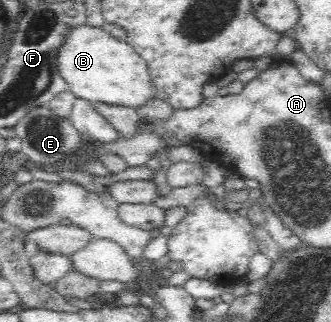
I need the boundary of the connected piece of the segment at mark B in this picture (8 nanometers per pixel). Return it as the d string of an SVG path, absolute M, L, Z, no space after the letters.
M87 23L68 27L56 53L56 64L67 90L78 99L137 108L154 97L149 69L142 56L125 39L116 39L101 27Z

